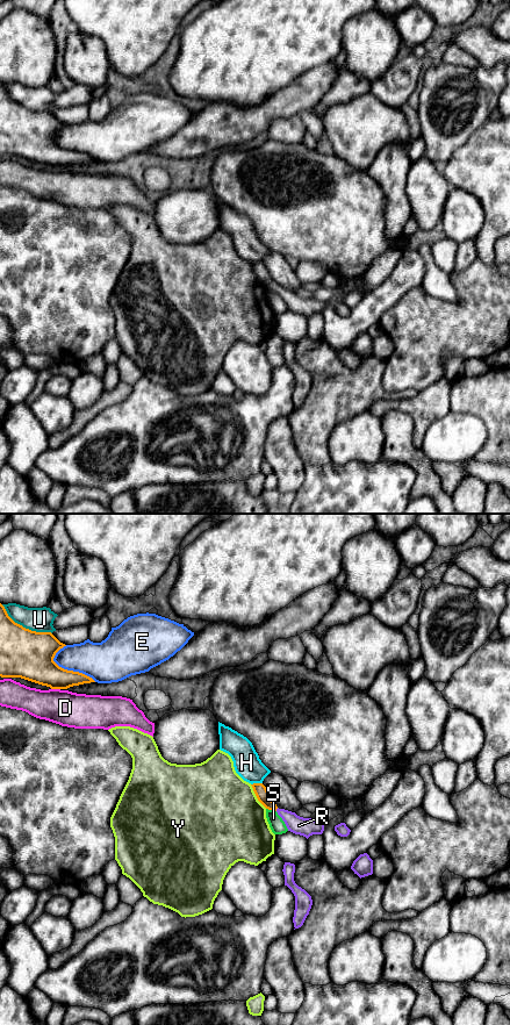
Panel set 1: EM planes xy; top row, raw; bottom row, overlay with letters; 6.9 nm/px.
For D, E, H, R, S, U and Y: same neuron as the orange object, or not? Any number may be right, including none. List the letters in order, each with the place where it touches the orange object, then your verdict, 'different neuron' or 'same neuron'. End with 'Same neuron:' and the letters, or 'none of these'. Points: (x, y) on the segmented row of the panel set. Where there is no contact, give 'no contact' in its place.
D: xy (56, 688) | different neuron
E: xy (71, 671) | different neuron
H: xy (256, 783) | different neuron
R: xy (277, 808) | same neuron
S: xy (271, 809) | different neuron
U: xy (24, 628) | different neuron
Y: xy (256, 795) | different neuron
Same neuron: R

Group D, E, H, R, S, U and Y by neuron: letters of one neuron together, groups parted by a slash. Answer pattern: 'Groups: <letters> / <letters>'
Groups: D / E / H / R / S / U / Y

